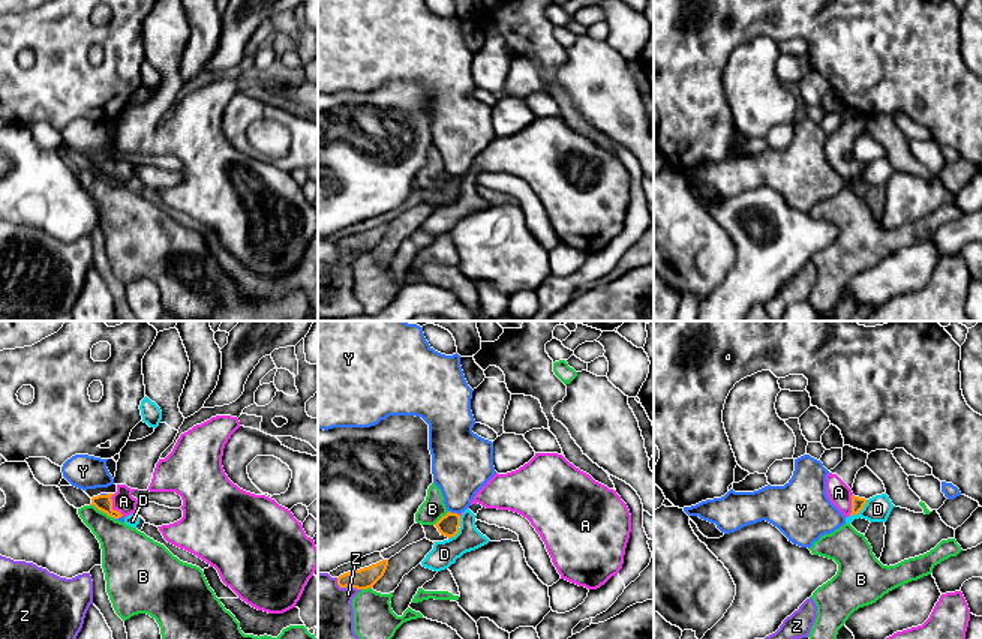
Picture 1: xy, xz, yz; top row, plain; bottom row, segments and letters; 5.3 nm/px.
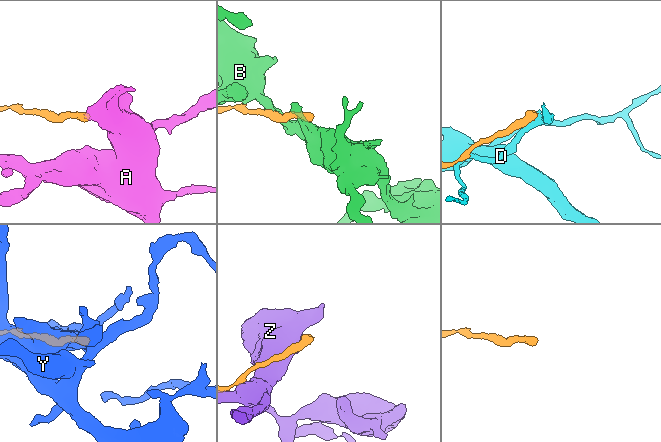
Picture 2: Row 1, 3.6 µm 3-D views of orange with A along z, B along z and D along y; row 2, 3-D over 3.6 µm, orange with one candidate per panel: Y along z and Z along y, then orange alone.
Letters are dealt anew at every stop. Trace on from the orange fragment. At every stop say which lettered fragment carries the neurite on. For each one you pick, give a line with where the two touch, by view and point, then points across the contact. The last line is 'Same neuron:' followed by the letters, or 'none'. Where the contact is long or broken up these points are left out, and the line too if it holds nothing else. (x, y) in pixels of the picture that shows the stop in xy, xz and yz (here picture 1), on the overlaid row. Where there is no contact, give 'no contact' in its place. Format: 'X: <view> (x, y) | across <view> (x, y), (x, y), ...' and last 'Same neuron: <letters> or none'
A: xy (111, 506) | across xy (104, 503), (111, 506), (123, 501)
Same neuron: A

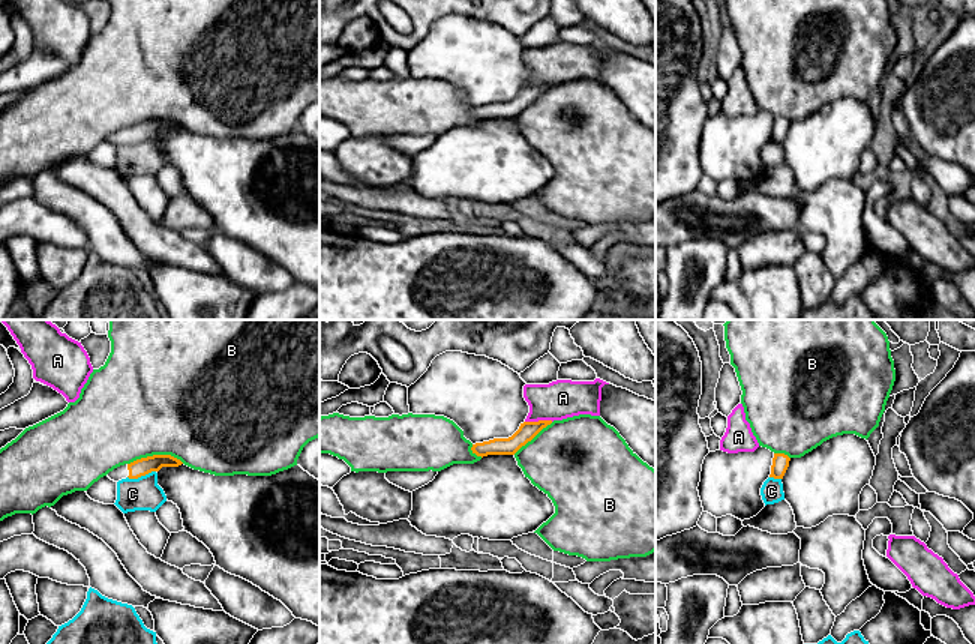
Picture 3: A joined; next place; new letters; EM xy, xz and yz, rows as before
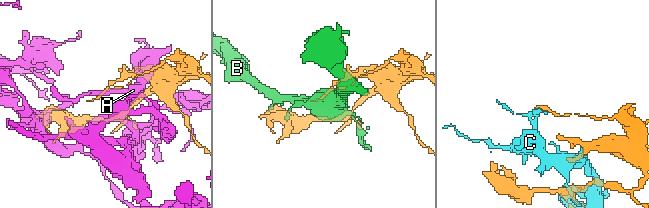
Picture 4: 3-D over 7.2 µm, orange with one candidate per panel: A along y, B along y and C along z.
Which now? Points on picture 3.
Same neuron: none

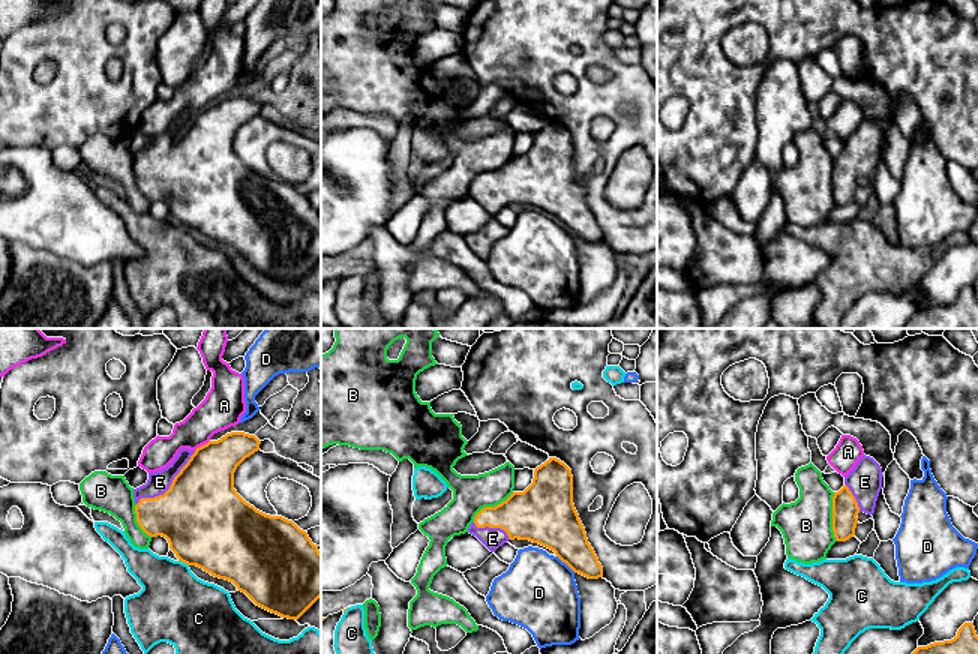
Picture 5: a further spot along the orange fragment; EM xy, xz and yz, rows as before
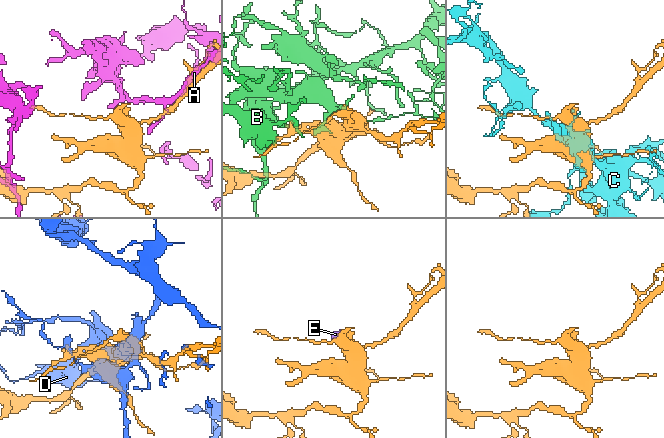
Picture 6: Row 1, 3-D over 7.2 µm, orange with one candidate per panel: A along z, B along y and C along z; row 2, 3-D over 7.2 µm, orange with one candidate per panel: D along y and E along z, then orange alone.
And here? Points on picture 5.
E: xy (170, 486) | across xy (201, 515), (170, 486), (159, 482)
Same neuron: E

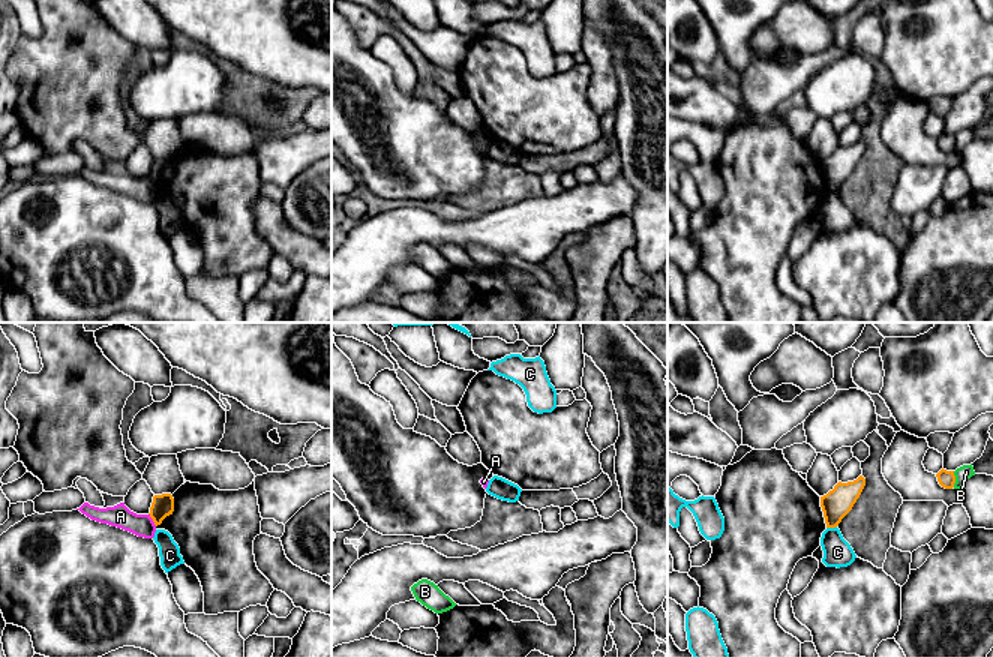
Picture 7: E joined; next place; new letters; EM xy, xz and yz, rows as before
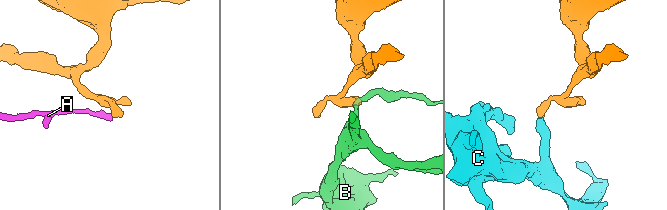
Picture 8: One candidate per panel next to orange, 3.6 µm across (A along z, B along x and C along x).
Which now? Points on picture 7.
Same neuron: none

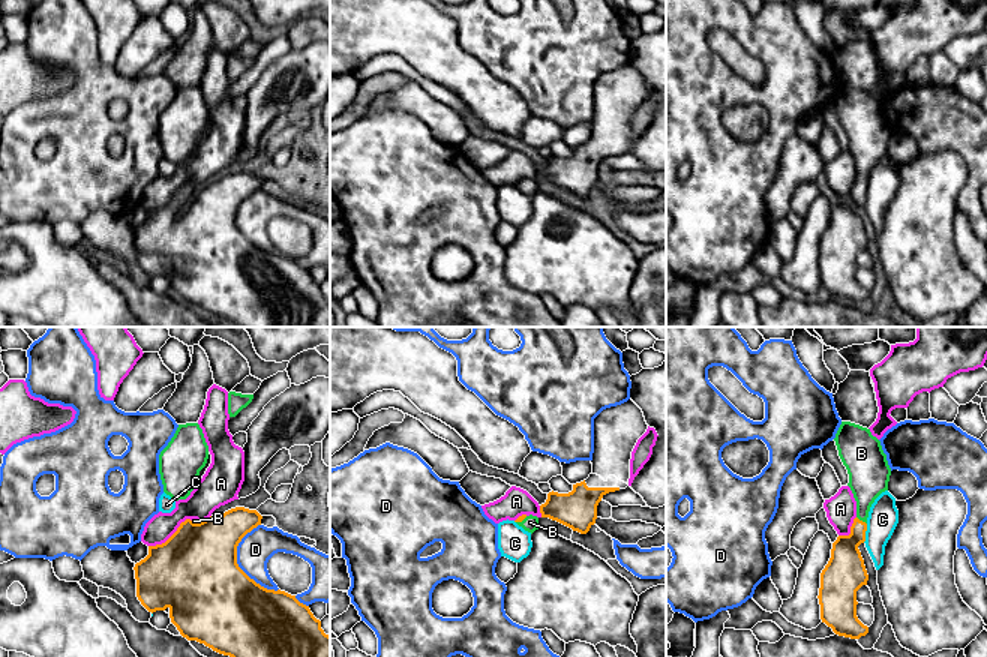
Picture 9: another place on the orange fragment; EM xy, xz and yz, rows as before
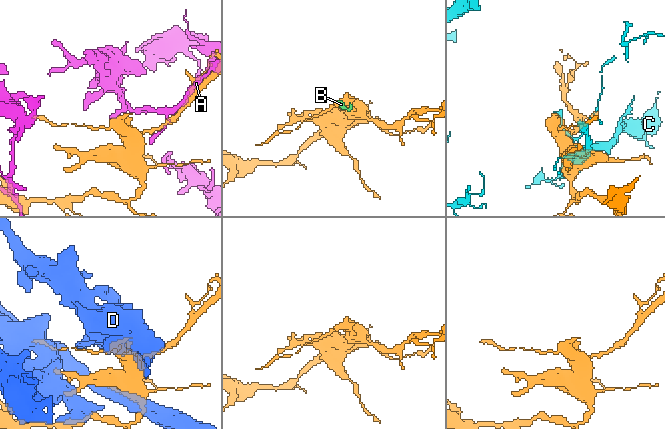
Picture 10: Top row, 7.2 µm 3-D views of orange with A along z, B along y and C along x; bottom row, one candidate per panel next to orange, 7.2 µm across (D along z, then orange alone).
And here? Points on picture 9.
B: yz (861, 521) | across yz (846, 564), (846, 546), (861, 521), (869, 476)
Same neuron: B

